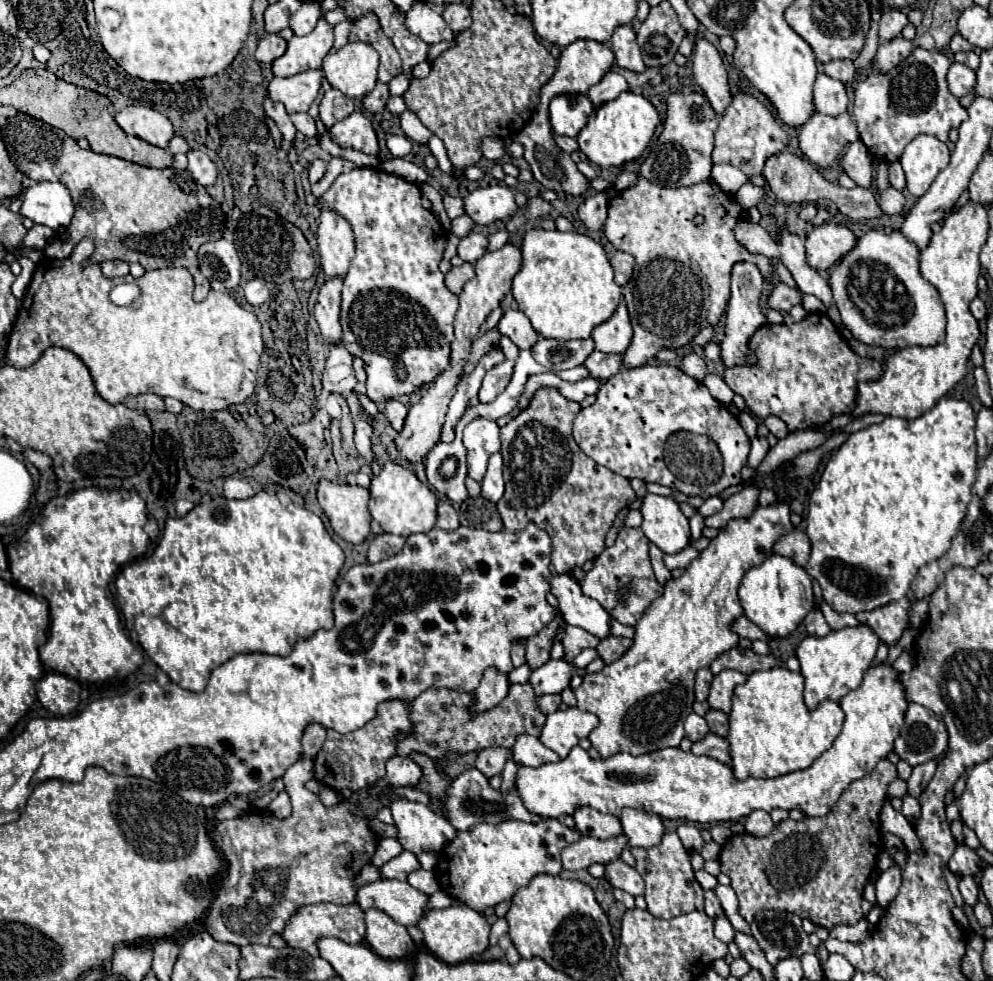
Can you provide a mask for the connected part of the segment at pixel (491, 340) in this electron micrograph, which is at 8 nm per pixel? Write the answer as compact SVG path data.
M487 331L487 333L483 333L481 337L477 337L477 339L473 341L471 355L469 355L467 365L465 365L465 375L469 375L469 373L473 371L473 367L479 363L479 359L485 355L485 351L491 351L493 347L499 345L499 339L501 339L499 331Z

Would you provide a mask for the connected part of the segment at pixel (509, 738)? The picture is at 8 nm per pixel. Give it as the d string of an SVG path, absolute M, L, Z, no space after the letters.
M529 683L511 685L507 697L489 711L475 713L473 705L475 705L475 693L473 691L469 693L469 691L453 691L453 689L429 687L429 691L423 691L417 699L413 699L411 721L413 721L413 727L415 727L415 735L401 739L399 745L397 745L397 753L401 757L409 757L411 753L423 753L433 761L441 761L441 759L449 757L451 753L467 755L471 751L481 751L481 749L489 749L489 747L511 749L515 745L517 735L521 735L521 733L529 733L529 735L539 737L539 733L541 733L541 729L545 725L545 719L547 719L547 715L541 713L541 709L537 707L537 695L535 695L533 687L529 687Z

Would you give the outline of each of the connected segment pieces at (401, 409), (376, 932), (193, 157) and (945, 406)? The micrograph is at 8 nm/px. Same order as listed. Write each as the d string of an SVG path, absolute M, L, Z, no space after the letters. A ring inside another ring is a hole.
M387 401L383 405L383 415L389 419L393 429L399 433L405 427L405 417L407 417L407 407L399 401Z
M367 909L365 923L365 939L377 955L385 959L407 959L415 951L415 943L409 937L405 925L397 923L381 909Z
M191 149L187 153L187 159L189 159L189 167L187 171L193 175L193 179L205 187L213 185L215 179L217 179L217 167L215 163L207 157L207 153L199 151L199 149Z
M941 399L915 421L885 417L881 425L851 433L827 461L821 481L811 493L807 513L811 557L805 571L821 585L827 605L835 613L857 615L905 597L919 567L939 559L957 535L971 501L975 469L975 415L967 401Z

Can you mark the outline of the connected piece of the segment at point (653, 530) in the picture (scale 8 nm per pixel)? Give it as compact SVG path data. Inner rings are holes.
M647 493L643 499L643 533L663 553L679 553L691 541L689 519L681 513L677 501Z

